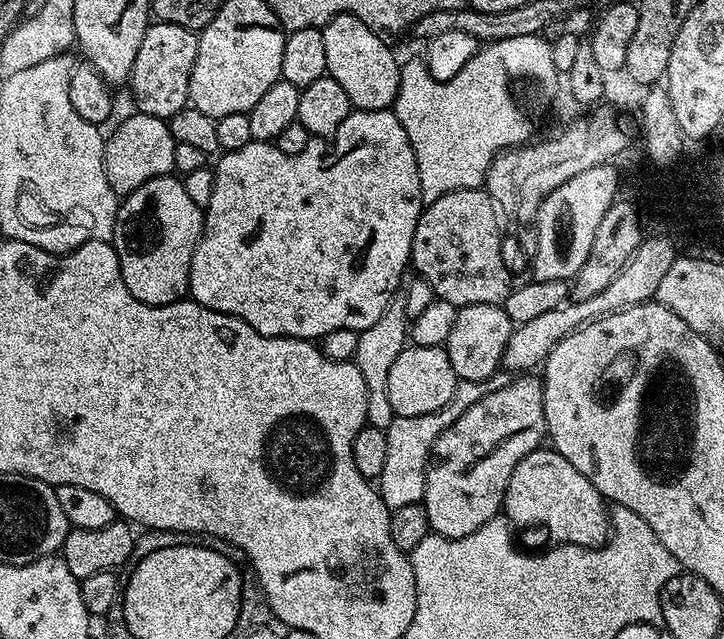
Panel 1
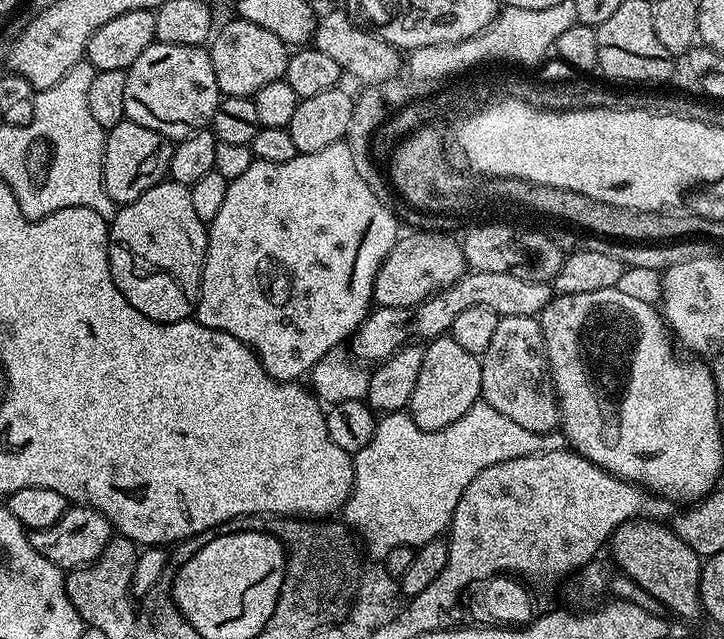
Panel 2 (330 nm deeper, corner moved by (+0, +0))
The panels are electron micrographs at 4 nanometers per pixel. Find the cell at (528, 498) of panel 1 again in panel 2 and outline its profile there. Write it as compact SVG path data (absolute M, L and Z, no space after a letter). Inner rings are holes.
M644 519L628 520L616 528L610 541L611 559L623 575L638 582L654 598L664 603L673 617L676 615L684 620L692 620L702 612L701 557L694 550L690 550L690 546L686 546L686 542L682 542L682 538L678 538L678 534L674 534L667 523L655 524L652 520Z

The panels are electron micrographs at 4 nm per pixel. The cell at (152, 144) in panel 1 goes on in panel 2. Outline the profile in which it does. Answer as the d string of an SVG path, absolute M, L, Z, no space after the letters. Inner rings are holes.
M122 119L114 127L107 129L104 138L104 185L106 194L117 206L123 206L142 198L146 190L161 183L168 176L172 157L173 141L168 137L138 126L138 122Z

